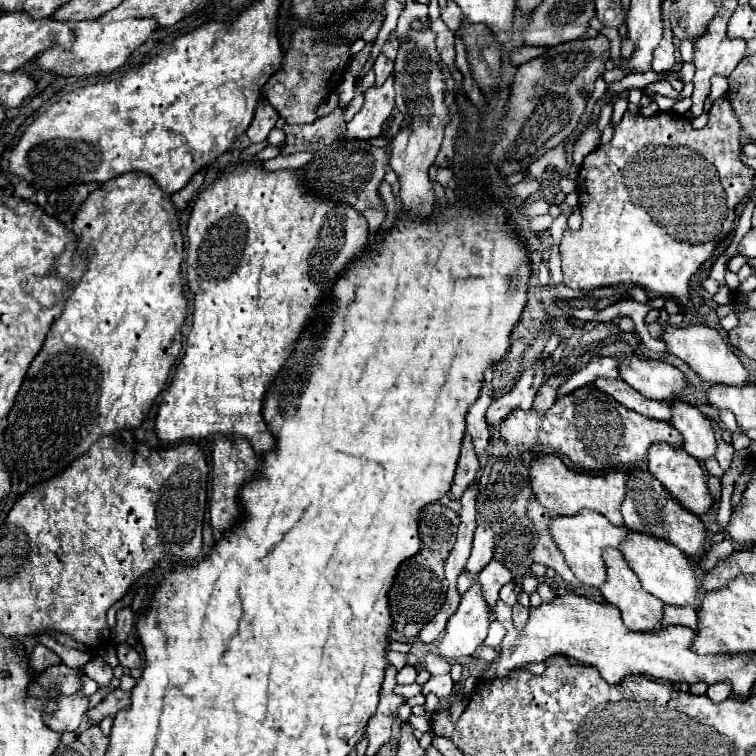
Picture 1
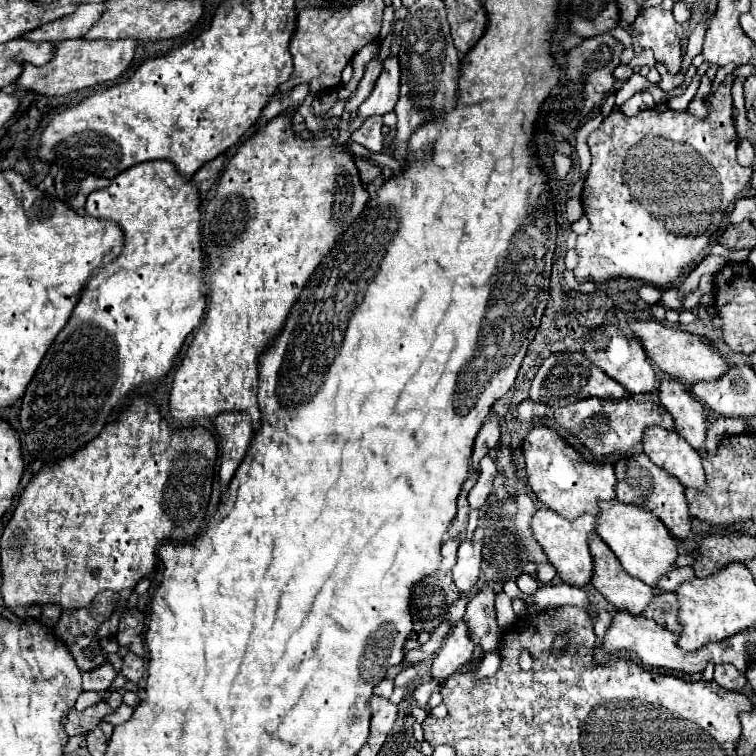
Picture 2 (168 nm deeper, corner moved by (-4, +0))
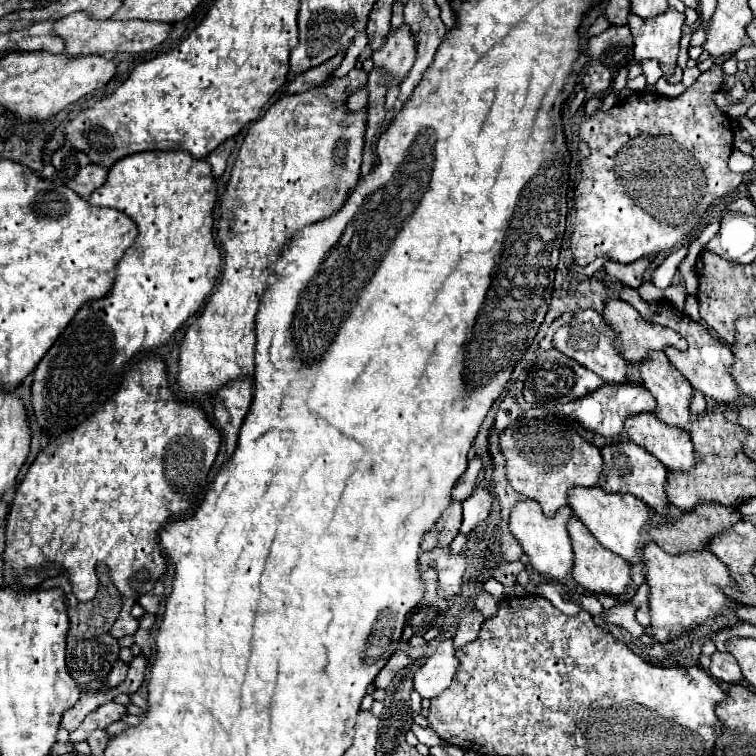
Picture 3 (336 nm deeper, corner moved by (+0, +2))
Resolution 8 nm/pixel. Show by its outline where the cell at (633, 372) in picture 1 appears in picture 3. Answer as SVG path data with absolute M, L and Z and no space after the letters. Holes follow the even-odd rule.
M585 309L585 311L575 313L571 317L571 321L567 325L559 327L555 337L553 337L553 347L557 351L567 355L569 359L575 359L583 367L591 369L605 383L623 383L627 379L627 373L629 373L629 363L615 351L613 343L615 343L615 333L605 325L603 315L593 311L593 309Z

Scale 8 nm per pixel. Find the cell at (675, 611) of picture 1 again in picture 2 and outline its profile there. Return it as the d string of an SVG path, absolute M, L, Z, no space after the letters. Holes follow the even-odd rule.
M673 591L657 593L643 615L657 621L659 625L665 625L667 629L683 631L683 625L679 621L679 601L677 601L677 593Z

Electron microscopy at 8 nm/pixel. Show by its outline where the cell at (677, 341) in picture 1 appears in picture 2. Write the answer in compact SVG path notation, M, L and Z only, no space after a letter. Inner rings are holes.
M633 321L631 323L633 333L641 339L643 349L651 361L657 363L657 367L669 375L681 377L687 383L699 383L699 381L717 381L729 371L727 357L721 355L713 341L709 341L701 333L691 333L691 331L681 331L675 327L665 327L657 321Z

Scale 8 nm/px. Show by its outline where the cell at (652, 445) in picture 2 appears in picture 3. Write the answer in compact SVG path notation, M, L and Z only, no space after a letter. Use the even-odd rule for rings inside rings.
M653 413L629 417L625 421L625 433L671 471L689 471L695 463L689 433L661 423Z

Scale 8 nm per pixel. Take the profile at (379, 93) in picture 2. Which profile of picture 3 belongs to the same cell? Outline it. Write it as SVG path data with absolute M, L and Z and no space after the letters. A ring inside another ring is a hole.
M401 25L395 31L389 31L385 43L373 51L371 59L375 65L387 69L387 87L401 83L409 73L417 55L417 39L411 35L407 25Z

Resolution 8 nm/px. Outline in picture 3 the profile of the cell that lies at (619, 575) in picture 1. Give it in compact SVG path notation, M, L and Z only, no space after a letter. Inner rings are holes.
M577 517L569 519L567 531L569 531L569 537L571 537L571 545L573 545L573 569L571 569L573 579L593 593L607 593L607 595L625 593L625 589L631 583L629 563L623 557L615 555L613 551L605 549Z

